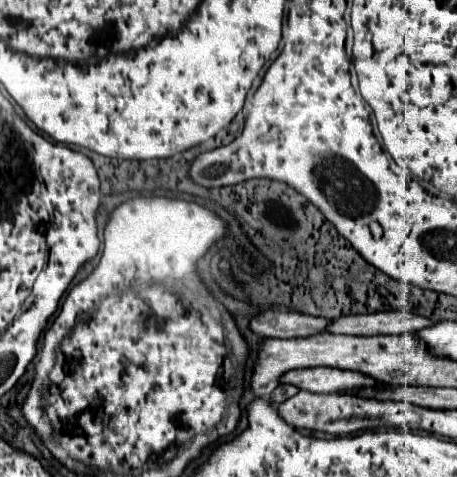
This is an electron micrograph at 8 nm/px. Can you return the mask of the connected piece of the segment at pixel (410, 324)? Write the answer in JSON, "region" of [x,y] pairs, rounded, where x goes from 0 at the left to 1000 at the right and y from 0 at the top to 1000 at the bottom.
{"region":[[[853,650],[853,654],[818,654],[796,662],[748,662],[718,683],[718,696],[779,700],[779,704],[888,700],[888,696],[915,696],[945,679],[954,675],[932,662],[915,662],[893,650]]]}

